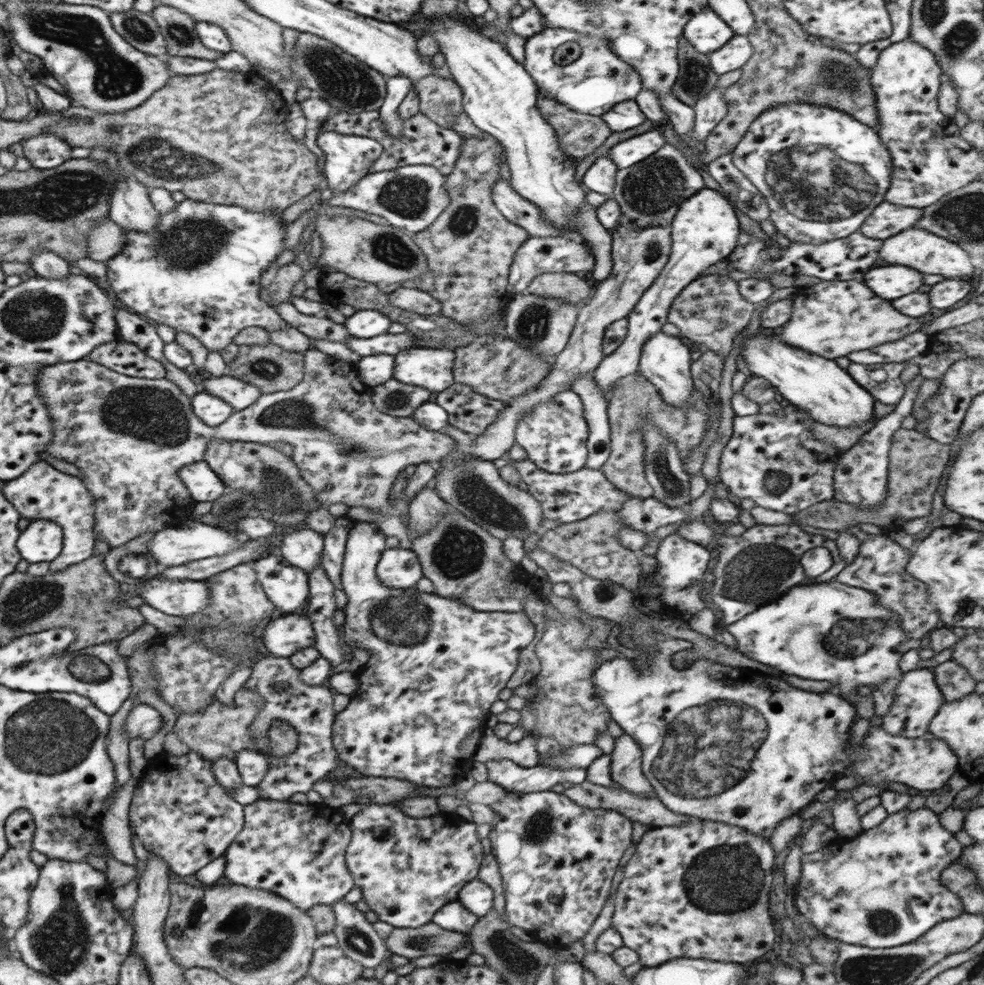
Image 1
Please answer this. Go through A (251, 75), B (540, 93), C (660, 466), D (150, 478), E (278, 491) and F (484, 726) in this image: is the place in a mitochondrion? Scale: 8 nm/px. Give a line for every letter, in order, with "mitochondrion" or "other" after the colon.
A: other
B: other
C: mitochondrion
D: other
E: mitochondrion
F: other

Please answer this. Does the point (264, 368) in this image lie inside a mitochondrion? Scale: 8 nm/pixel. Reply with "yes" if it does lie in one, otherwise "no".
yes

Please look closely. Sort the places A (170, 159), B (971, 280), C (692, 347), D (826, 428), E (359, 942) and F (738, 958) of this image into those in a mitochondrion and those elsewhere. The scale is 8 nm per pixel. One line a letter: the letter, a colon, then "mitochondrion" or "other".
A: mitochondrion
B: other
C: other
D: other
E: mitochondrion
F: other

